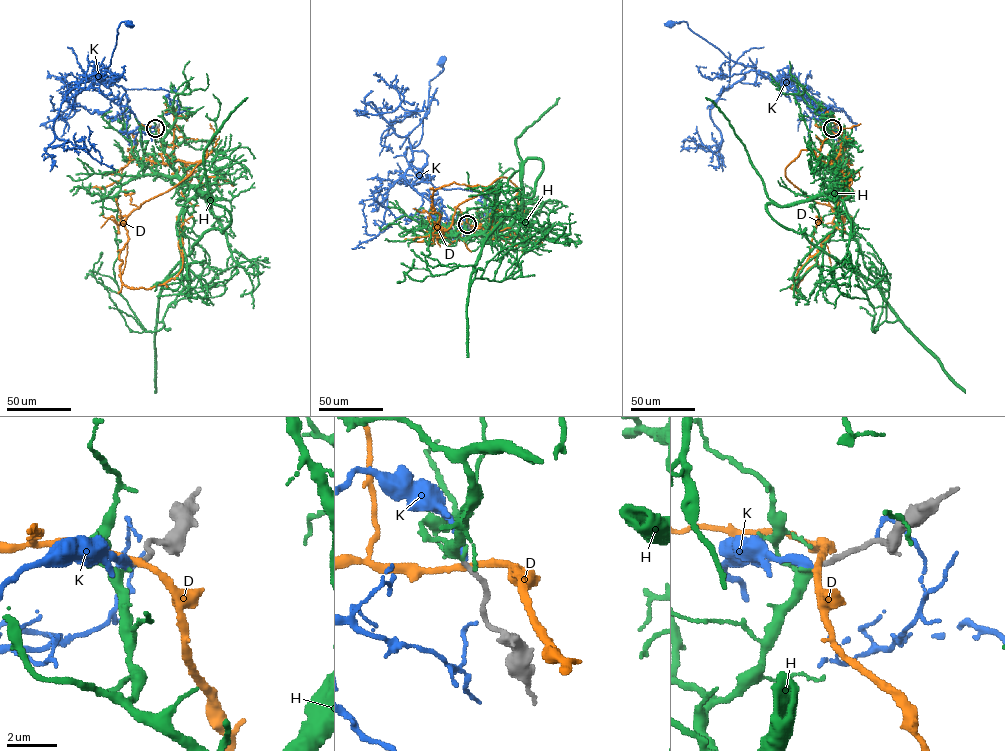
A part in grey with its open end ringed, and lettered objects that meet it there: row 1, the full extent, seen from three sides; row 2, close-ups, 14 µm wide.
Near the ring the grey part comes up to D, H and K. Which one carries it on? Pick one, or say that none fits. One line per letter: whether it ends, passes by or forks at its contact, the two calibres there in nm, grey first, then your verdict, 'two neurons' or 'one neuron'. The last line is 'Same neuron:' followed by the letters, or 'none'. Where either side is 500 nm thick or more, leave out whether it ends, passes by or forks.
D: it passes by; calibres 220 and 240 nm; two neurons
H: it passes by; calibres 190 and 280 nm; one neuron
K: it ends; calibres 190 and 360 nm; two neurons
Same neuron: H

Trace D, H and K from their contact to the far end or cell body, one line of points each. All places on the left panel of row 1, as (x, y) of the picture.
D: (155, 127), (165, 163), (206, 157), (127, 216), (124, 285), (175, 277), (176, 216)
H: (155, 128), (174, 171), (230, 222), (208, 229), (164, 279), (164, 325), (153, 331), (115, 279), (119, 241)
K: (155, 128), (126, 132), (124, 89), (109, 84), (115, 75), (99, 70), (111, 63), (119, 24), (129, 23)

